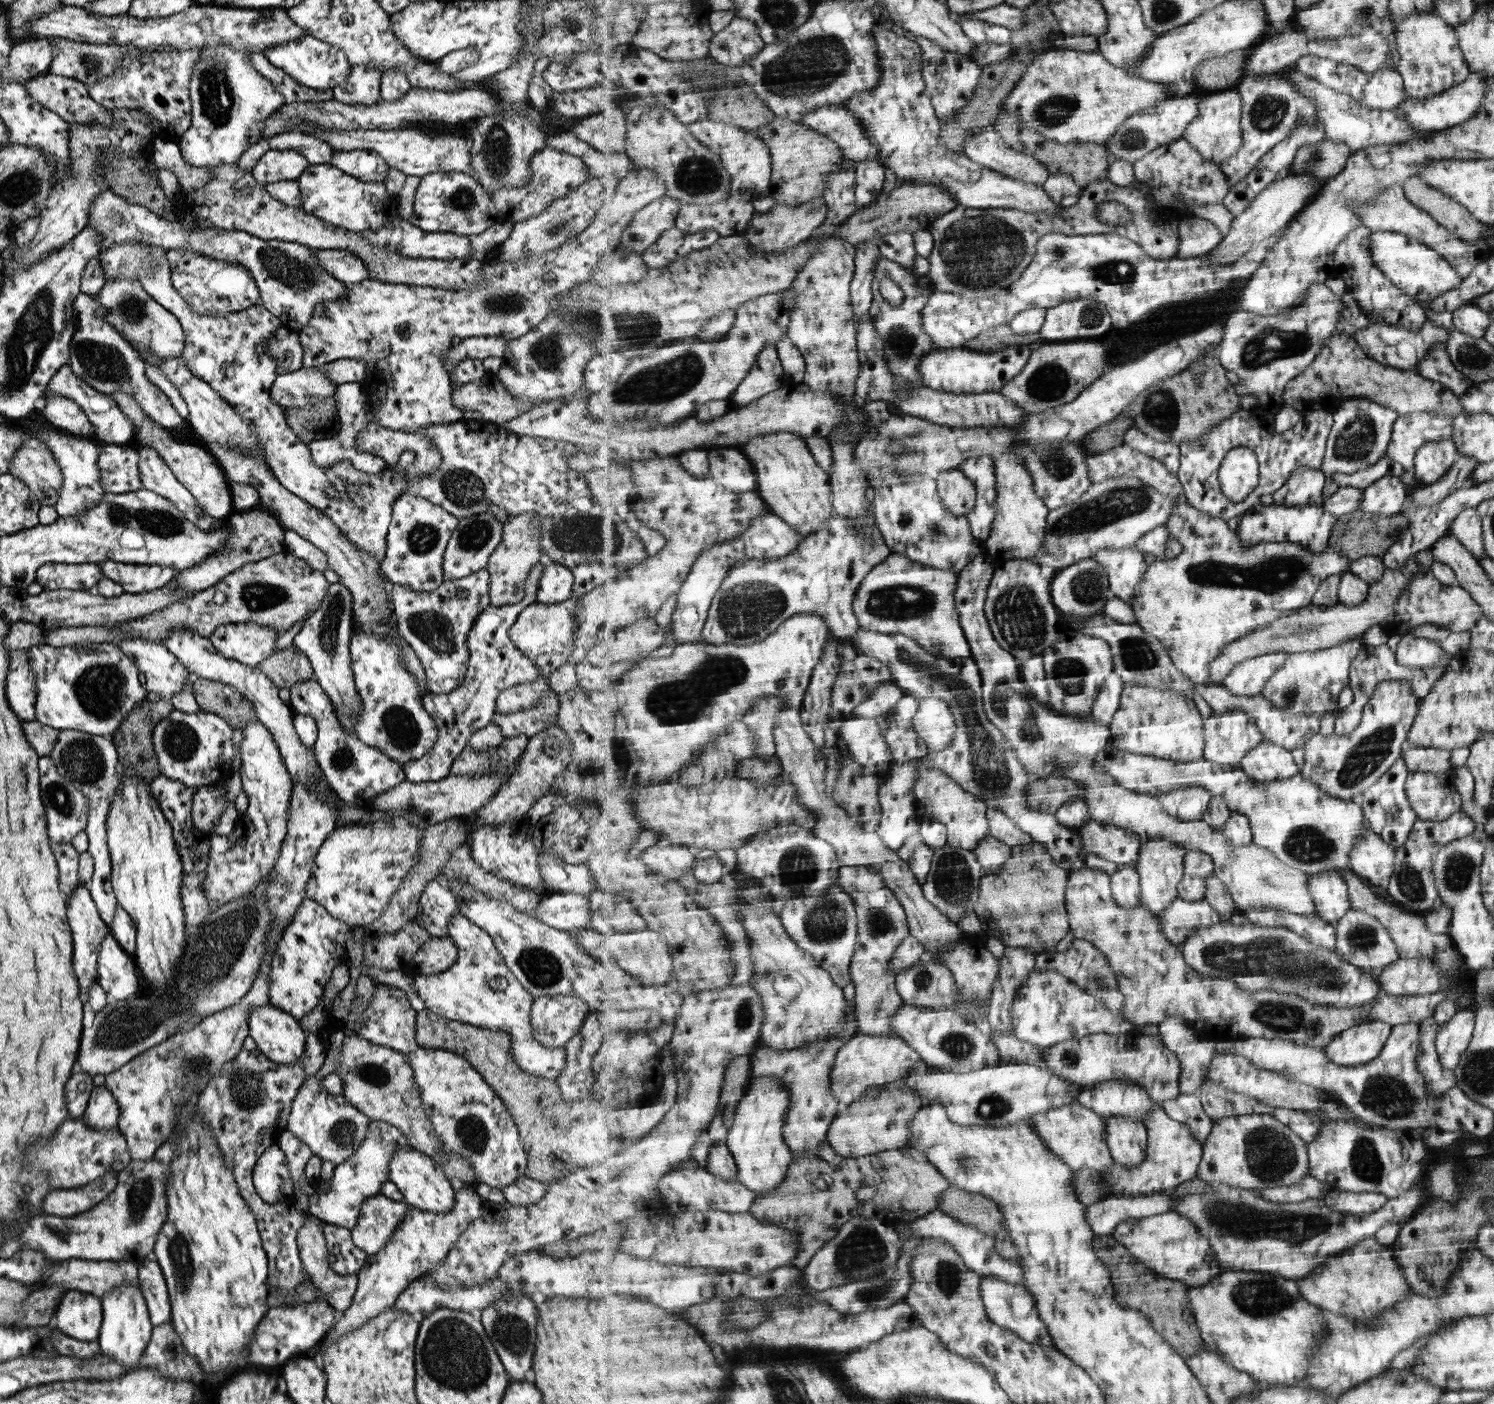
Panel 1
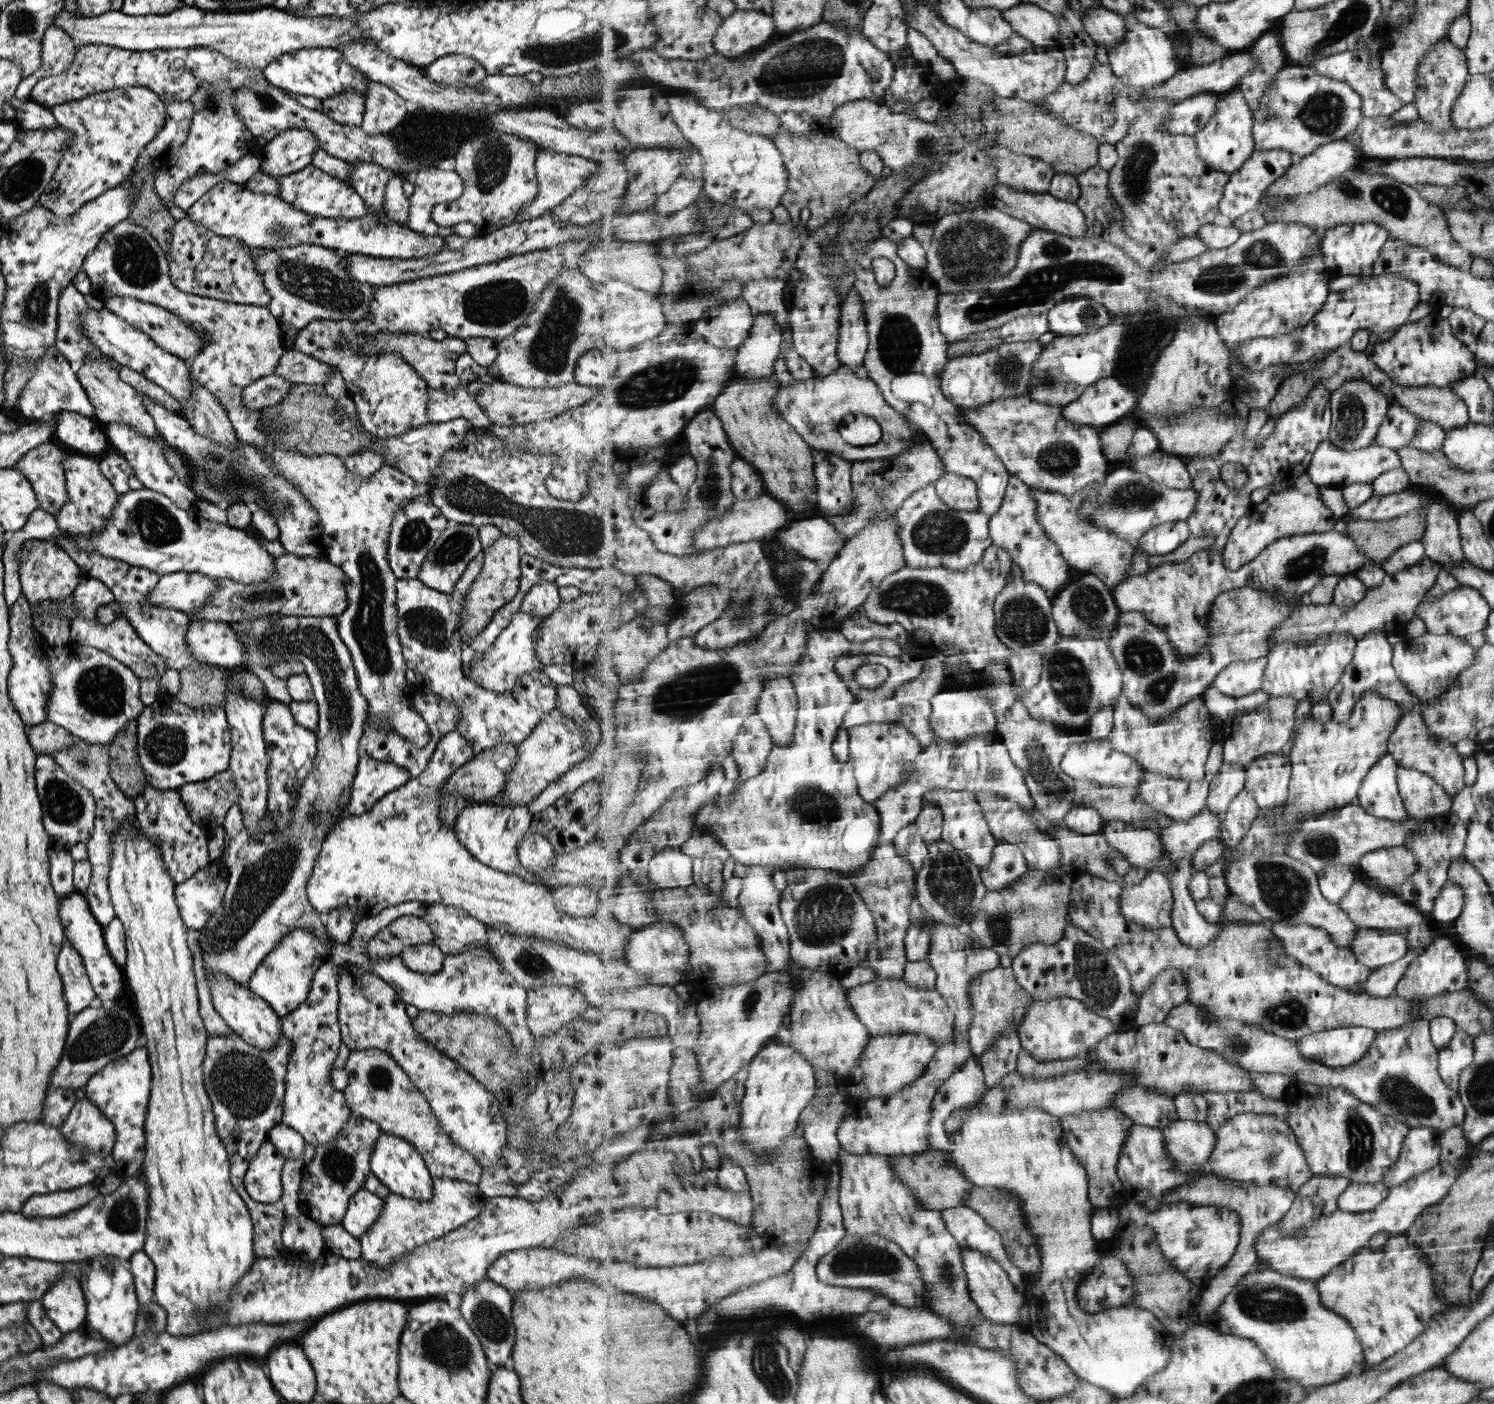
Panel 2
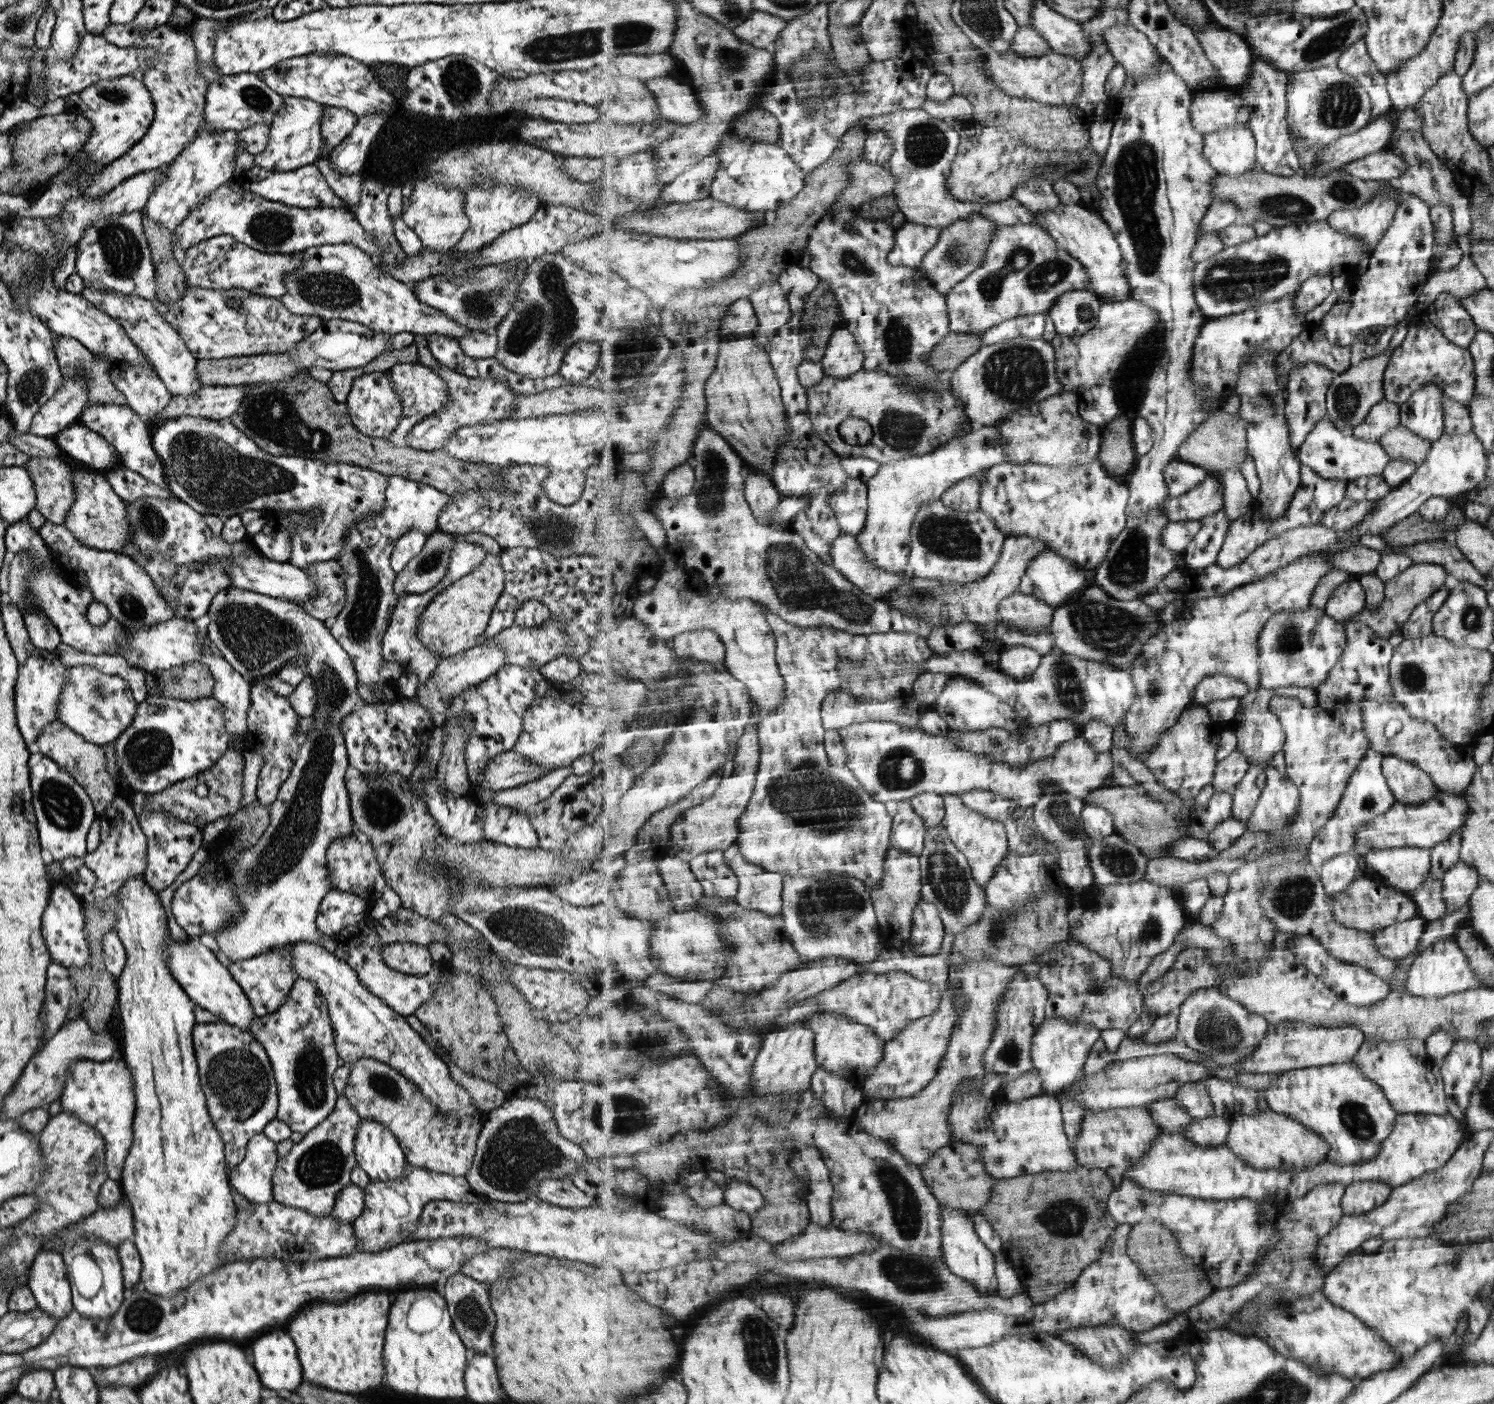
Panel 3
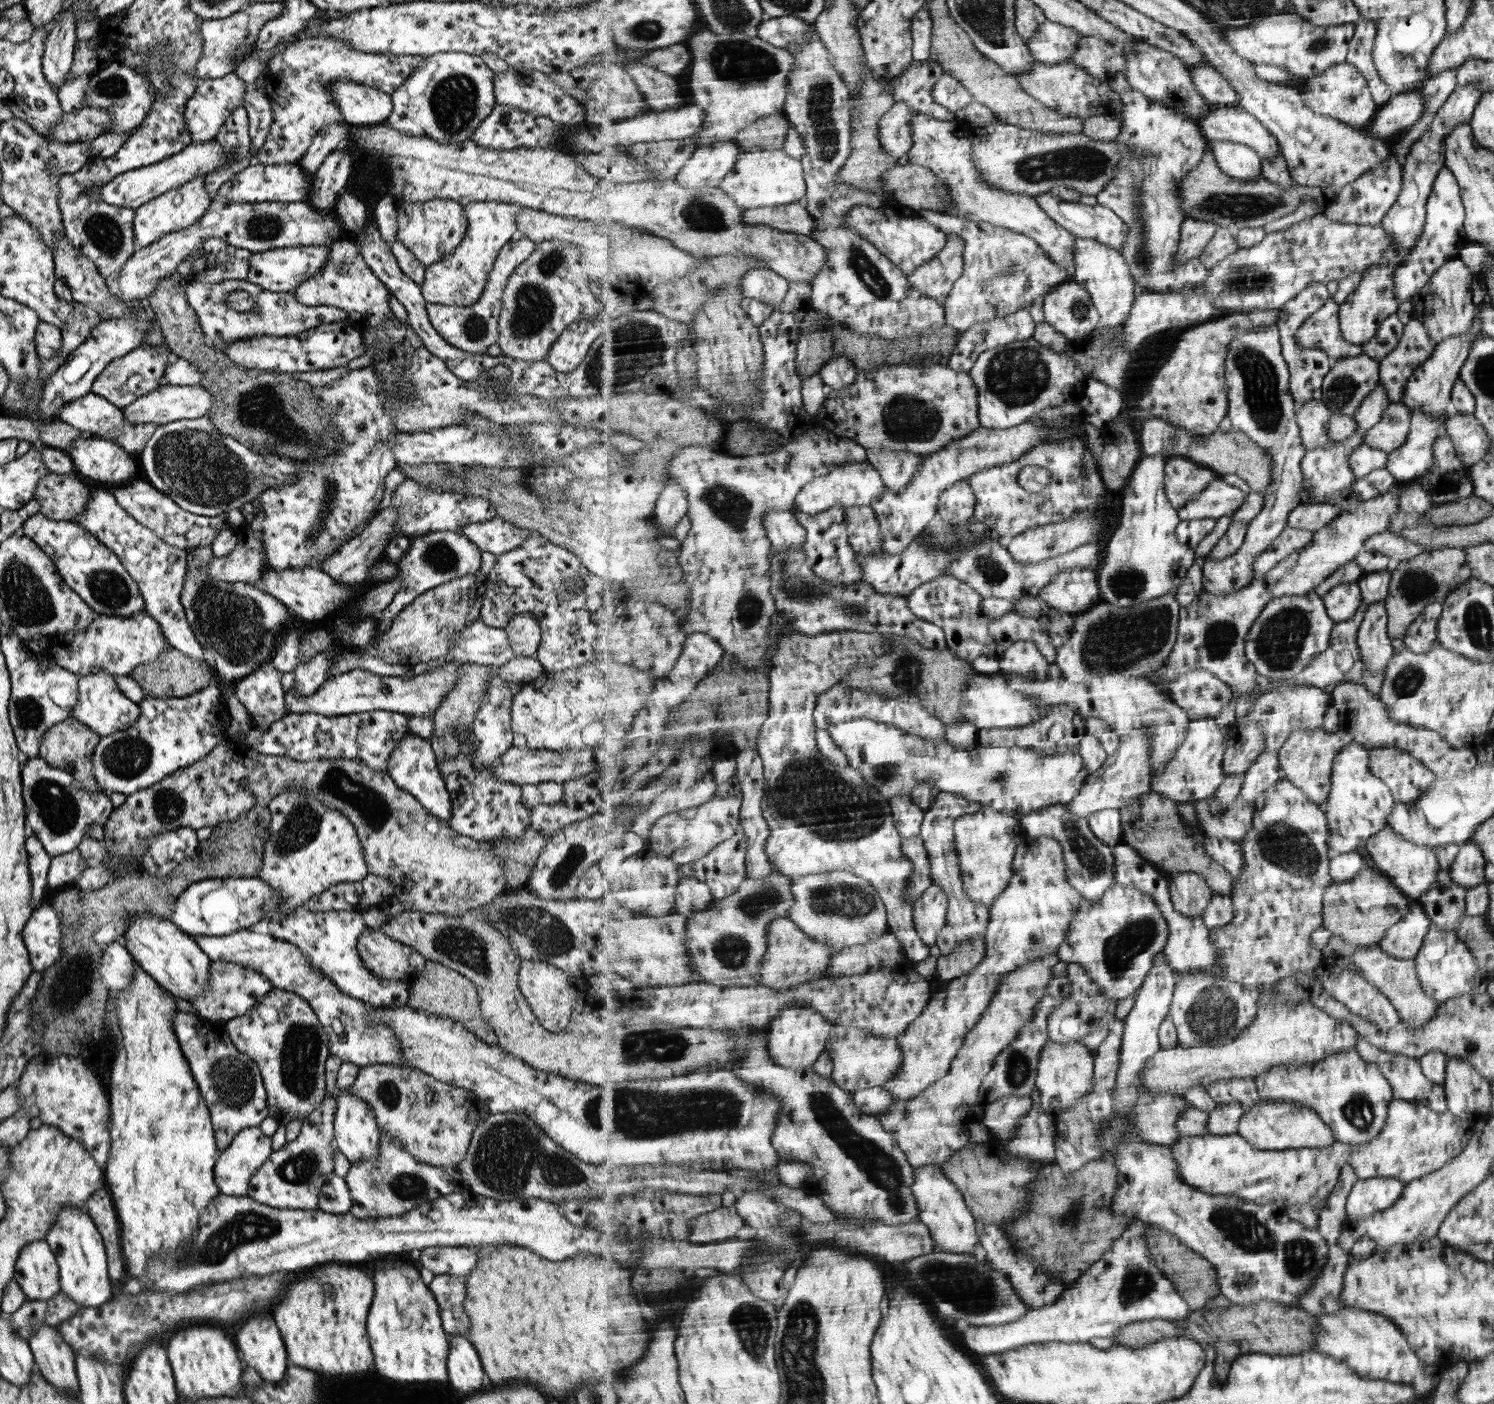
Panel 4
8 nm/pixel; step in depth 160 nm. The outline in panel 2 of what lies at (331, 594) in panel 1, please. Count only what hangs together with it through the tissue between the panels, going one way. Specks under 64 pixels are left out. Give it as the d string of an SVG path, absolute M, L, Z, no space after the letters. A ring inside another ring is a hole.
M267 616L257 620L241 620L229 623L229 628L236 632L237 638L244 648L243 667L251 670L256 661L259 667L269 669L281 659L294 659L304 666L308 676L316 711L318 714L315 730L315 758L313 766L302 780L296 792L296 801L292 806L292 821L284 831L264 833L259 842L254 842L242 823L239 807L232 804L226 812L222 826L224 827L223 849L220 857L226 869L226 889L221 906L206 920L206 926L199 931L197 947L199 947L203 970L206 974L229 978L231 982L246 985L253 970L261 964L277 943L294 928L306 928L313 936L320 938L324 930L324 916L317 912L305 894L308 878L311 876L315 859L319 854L323 839L336 821L345 814L344 808L349 800L349 791L356 773L356 764L360 758L359 740L362 724L368 714L368 704L359 692L357 677L352 667L350 652L341 642L336 631L336 617L299 617L299 616Z

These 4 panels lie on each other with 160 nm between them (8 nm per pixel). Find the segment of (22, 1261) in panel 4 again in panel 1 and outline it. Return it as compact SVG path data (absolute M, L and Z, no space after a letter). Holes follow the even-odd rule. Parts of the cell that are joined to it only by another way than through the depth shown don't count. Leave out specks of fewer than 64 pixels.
M70 1289L54 1309L53 1317L59 1332L80 1341L96 1340L102 1317L99 1297Z

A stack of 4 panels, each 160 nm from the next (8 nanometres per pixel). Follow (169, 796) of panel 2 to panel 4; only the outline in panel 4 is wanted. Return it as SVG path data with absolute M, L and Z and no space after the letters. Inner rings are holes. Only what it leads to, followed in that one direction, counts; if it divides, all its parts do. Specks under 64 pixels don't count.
M189 827L156 834L139 860L139 870L152 875L166 875L192 854L197 846L195 830Z

